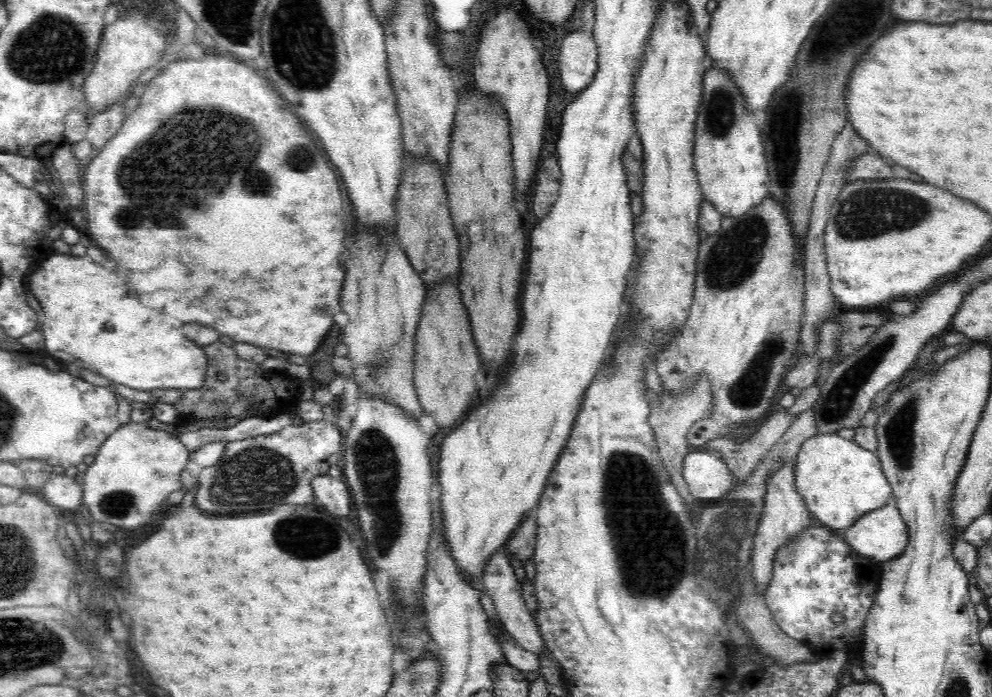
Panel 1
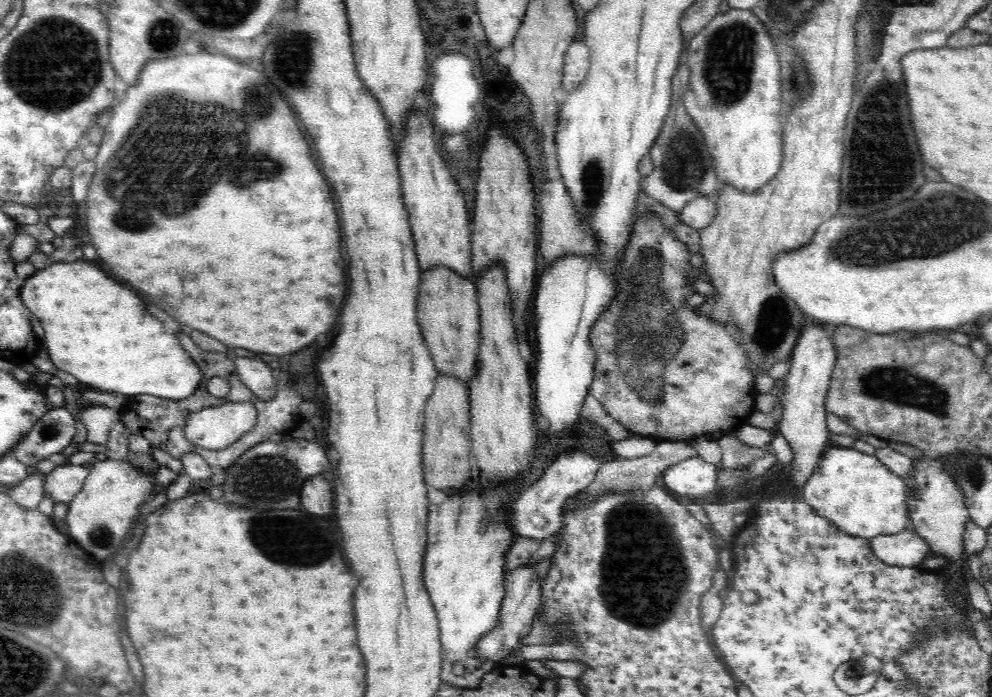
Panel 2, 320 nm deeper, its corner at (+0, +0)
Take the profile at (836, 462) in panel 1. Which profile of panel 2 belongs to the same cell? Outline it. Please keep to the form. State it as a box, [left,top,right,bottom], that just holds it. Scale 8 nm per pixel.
[802,445,911,539]

